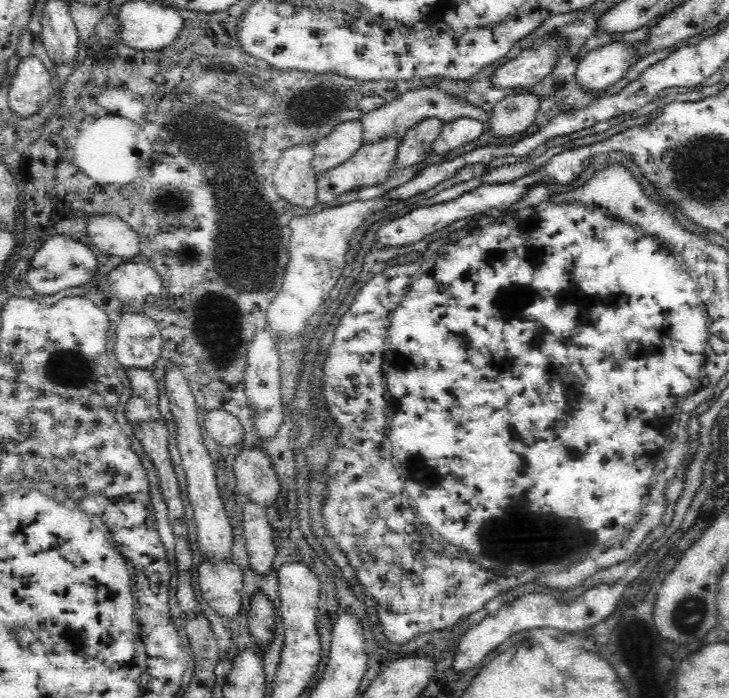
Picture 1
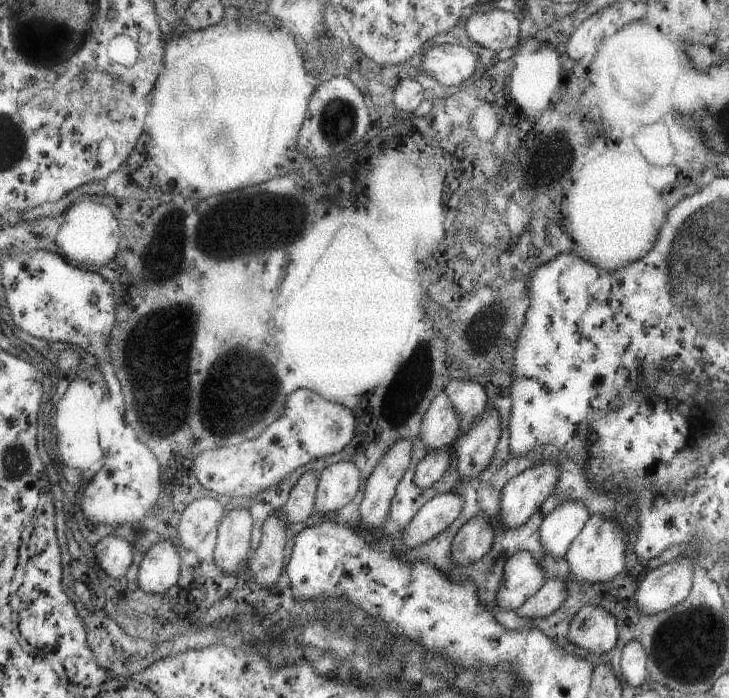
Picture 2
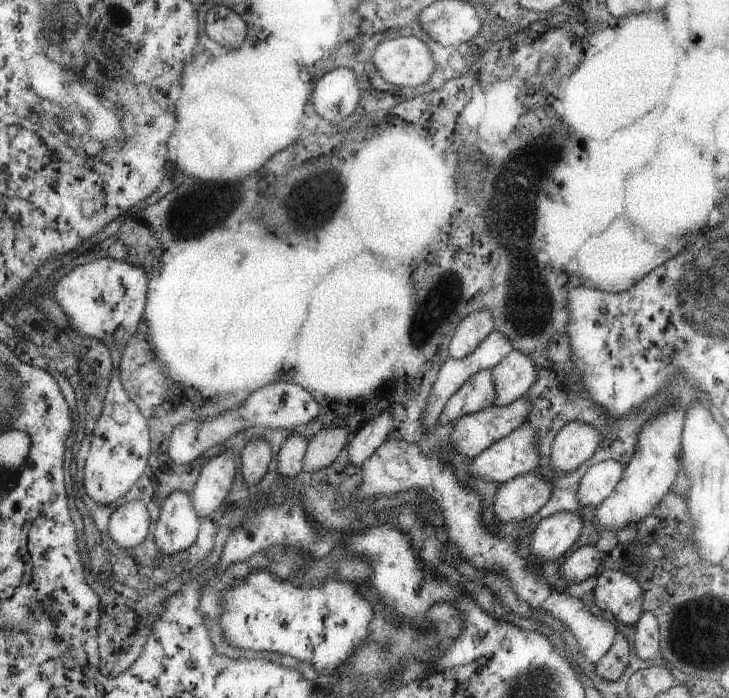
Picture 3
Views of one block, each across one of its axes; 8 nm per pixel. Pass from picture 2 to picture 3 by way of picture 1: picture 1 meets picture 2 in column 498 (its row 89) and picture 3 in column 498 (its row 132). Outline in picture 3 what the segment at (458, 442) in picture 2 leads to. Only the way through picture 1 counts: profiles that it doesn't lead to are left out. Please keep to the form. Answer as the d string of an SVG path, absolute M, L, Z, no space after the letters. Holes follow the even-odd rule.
M512 349L493 366L492 374L497 394L494 405L501 407L526 395L537 381L535 360L520 349Z

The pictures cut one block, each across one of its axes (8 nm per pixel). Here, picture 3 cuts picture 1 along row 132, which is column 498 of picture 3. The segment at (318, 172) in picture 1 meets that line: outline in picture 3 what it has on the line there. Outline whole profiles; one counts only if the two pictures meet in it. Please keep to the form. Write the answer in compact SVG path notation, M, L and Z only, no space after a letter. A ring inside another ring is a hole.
M494 329L482 342L478 343L478 346L470 354L459 359L449 357L447 362L443 364L443 368L439 370L437 381L434 385L430 386L430 394L428 394L427 405L423 410L423 418L421 419L421 423L425 426L425 429L433 427L438 422L438 416L442 412L447 400L470 376L482 369L492 369L509 352L512 352L512 349L514 349L512 341L503 332Z

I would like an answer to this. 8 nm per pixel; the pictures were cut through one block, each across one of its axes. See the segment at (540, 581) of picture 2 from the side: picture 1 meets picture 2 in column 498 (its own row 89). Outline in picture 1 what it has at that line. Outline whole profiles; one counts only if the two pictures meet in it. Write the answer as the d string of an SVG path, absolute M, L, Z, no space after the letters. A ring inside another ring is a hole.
M614 42L588 52L577 64L575 80L590 92L602 92L625 76L635 57L635 44Z

